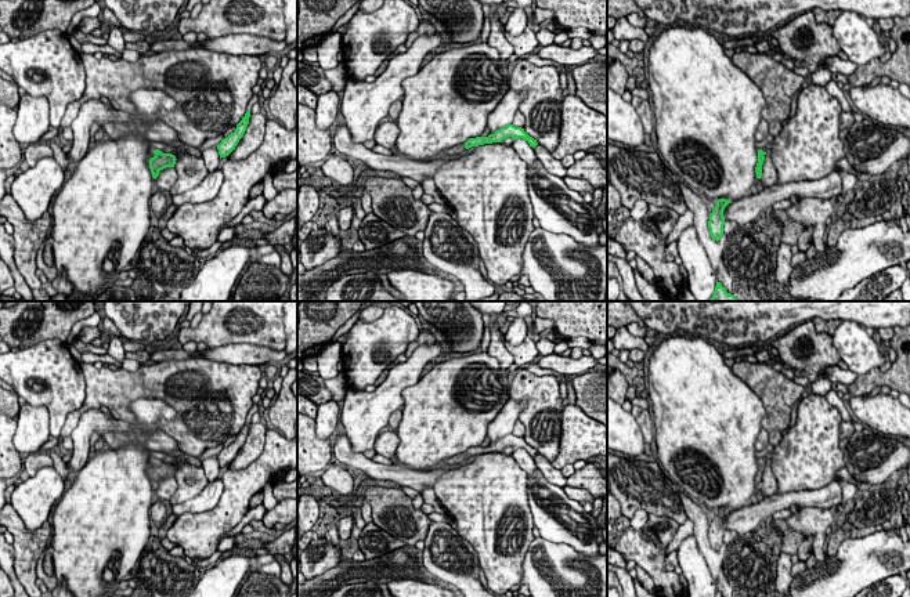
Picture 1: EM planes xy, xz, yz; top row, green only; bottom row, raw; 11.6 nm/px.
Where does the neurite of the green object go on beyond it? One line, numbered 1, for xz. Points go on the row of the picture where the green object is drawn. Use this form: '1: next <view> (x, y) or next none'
1: next xz (459, 148)

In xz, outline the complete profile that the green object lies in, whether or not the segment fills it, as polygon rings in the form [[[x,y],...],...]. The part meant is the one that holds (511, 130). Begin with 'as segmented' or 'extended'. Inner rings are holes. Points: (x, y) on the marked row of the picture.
extended | [[[508,124],[506,127],[496,130],[494,134],[490,134],[488,137],[469,138],[465,144],[459,144],[459,145],[455,145],[455,146],[447,149],[445,155],[456,155],[472,146],[479,146],[479,145],[484,145],[484,144],[502,142],[508,137],[512,137],[513,140],[523,138],[532,148],[535,148],[538,145],[537,140],[530,137],[524,131],[524,129],[516,127],[513,124]]]

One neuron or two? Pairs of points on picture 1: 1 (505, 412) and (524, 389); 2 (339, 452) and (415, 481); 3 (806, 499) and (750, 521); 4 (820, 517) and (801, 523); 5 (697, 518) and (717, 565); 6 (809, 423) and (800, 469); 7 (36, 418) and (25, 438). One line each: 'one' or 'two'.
1: two
2: one
3: one
4: one
5: one
6: one
7: one

